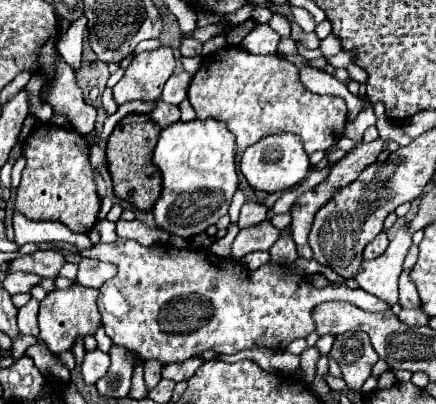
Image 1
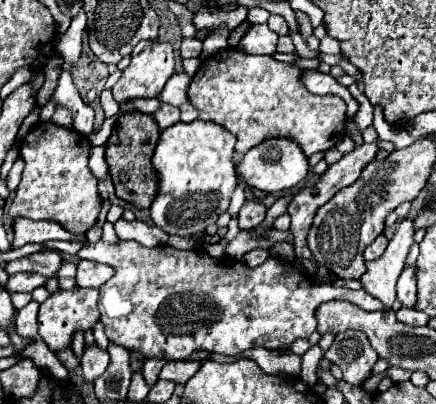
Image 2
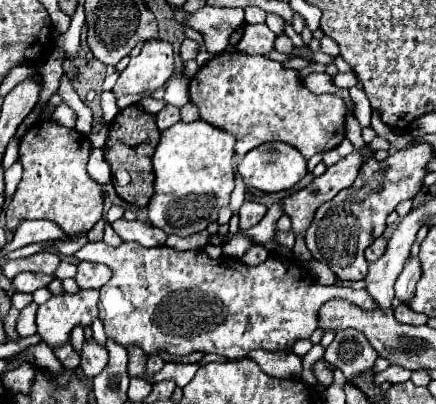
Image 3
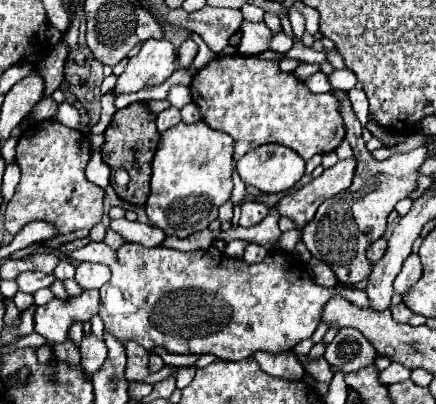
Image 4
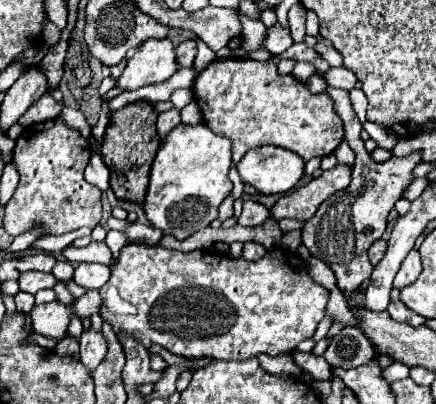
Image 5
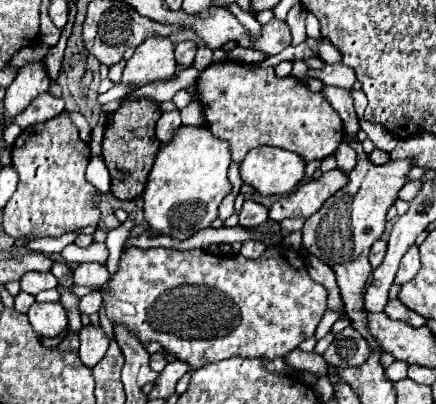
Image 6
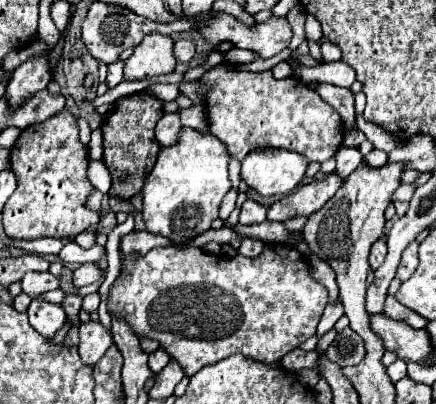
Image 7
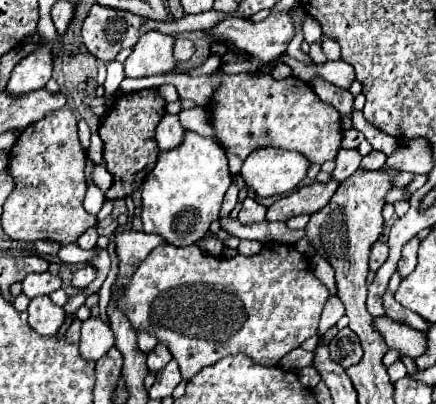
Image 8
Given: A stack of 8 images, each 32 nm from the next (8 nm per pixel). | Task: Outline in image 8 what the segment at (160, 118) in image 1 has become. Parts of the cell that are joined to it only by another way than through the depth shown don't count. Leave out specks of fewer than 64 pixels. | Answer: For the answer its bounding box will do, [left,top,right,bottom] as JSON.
[156,114,184,152]

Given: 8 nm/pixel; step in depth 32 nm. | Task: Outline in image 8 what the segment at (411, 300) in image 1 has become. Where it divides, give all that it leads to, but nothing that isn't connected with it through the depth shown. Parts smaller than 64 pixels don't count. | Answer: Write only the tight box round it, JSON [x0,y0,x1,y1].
[398,236,420,278]

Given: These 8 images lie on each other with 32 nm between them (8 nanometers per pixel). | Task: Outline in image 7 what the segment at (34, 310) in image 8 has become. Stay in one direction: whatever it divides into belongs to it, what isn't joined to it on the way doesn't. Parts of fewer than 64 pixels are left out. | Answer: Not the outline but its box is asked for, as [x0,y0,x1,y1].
[28,298,66,338]

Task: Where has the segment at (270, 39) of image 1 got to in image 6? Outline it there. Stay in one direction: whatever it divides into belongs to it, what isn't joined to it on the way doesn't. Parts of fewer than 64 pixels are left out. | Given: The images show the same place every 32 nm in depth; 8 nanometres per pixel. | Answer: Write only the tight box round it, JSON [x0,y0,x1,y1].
[228,4,260,34]

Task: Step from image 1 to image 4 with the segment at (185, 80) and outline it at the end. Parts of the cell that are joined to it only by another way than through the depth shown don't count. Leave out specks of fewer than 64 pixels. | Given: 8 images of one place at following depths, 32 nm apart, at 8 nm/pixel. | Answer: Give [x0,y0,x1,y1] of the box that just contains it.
[168,86,192,108]

